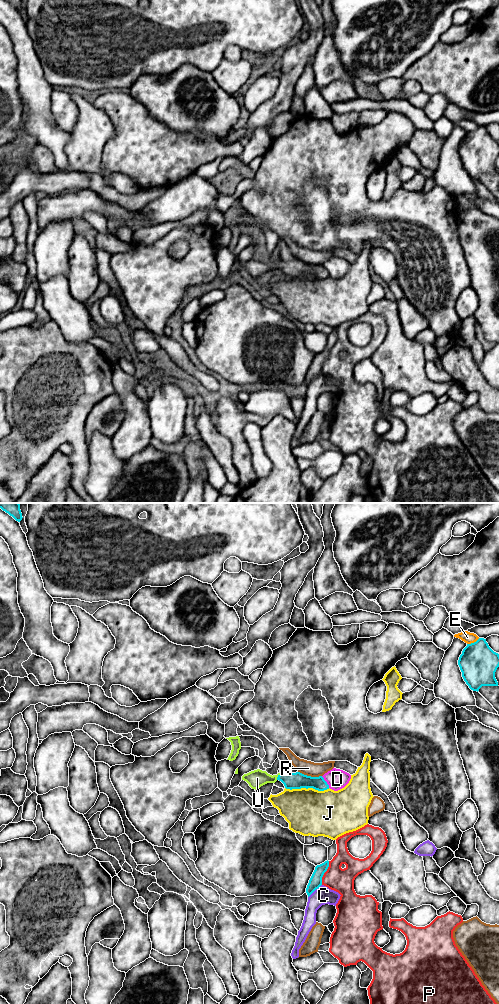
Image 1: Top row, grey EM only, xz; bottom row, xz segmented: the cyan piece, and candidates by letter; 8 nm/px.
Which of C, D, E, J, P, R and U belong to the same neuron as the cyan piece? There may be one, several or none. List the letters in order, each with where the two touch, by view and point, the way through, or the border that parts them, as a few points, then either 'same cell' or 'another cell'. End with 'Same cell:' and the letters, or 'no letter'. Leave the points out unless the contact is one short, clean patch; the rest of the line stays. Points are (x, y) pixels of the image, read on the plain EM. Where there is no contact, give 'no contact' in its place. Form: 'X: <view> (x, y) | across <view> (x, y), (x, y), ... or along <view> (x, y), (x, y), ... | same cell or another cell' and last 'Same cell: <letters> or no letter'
C: xz (314, 378) | another cell
D: xz (326, 270) | another cell
E: xz (474, 130) | another cell
J: xz (307, 276) | another cell
P: xz (324, 360) | another cell
R: xz (310, 264) | another cell
U: xz (278, 264) | across xz (297, 268), (288, 268), (278, 264), (257, 266) | same cell
Same cell: U

